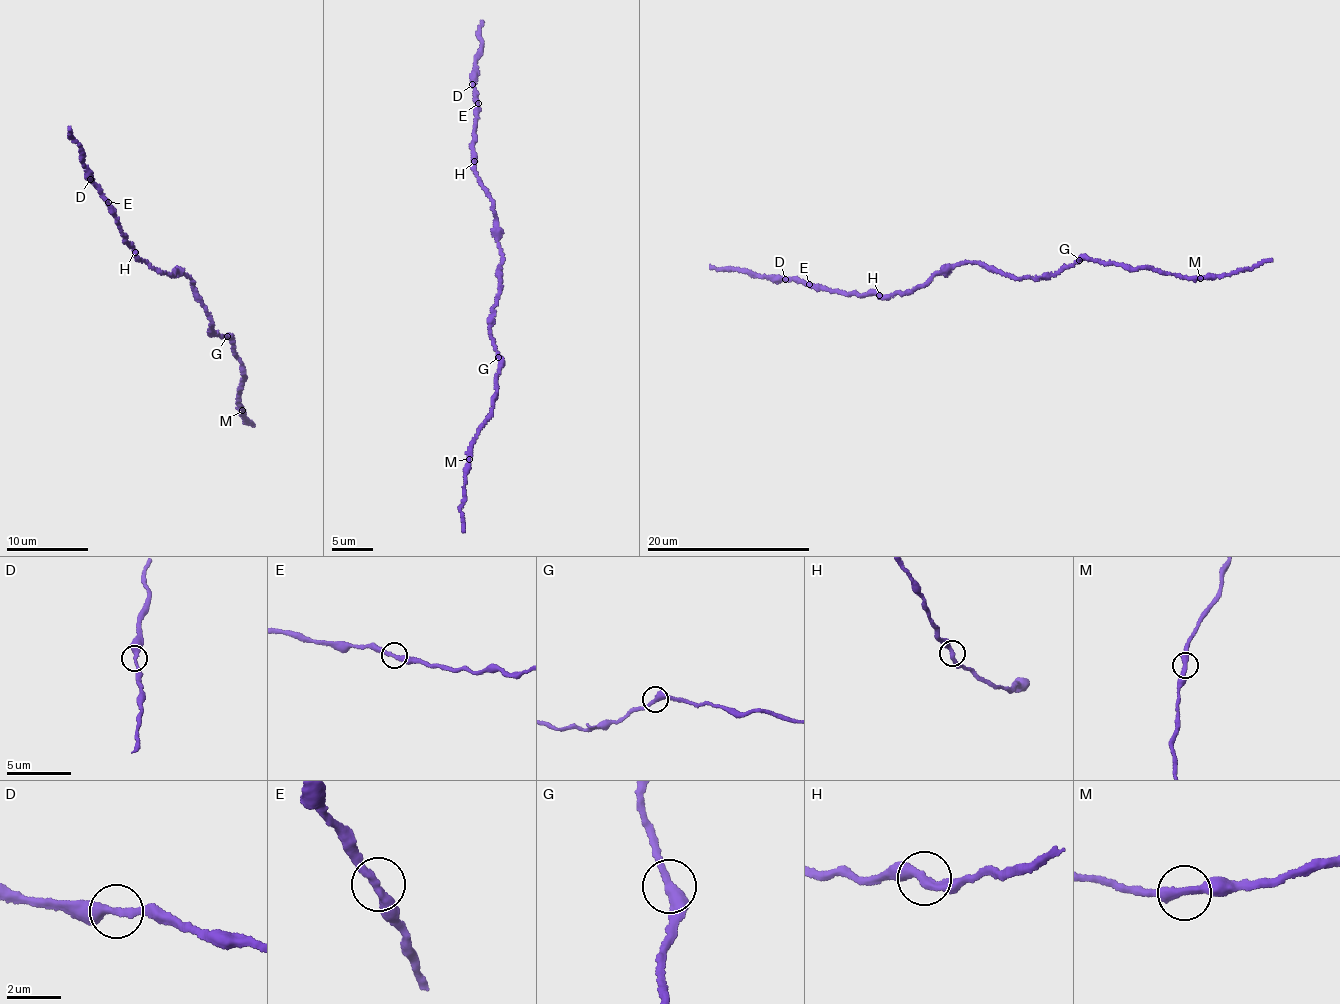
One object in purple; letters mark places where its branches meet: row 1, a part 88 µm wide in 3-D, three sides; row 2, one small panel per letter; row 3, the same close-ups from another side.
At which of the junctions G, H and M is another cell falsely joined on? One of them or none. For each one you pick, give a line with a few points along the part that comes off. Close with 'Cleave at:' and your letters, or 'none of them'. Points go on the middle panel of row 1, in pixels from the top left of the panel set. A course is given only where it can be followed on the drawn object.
Cleave at: none of them

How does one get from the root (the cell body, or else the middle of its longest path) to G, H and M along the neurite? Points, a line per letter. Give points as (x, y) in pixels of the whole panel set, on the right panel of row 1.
G: (980, 265), (993, 267), (1017, 278), (1034, 278), (1059, 273), (1064, 268), (1074, 266), (1078, 260)
H: (980, 265), (970, 262), (955, 265), (944, 273), (932, 274), (922, 285), (904, 294), (878, 294)
M: (980, 265), (1017, 278), (1034, 278), (1059, 273), (1080, 260), (1100, 259), (1200, 278)

